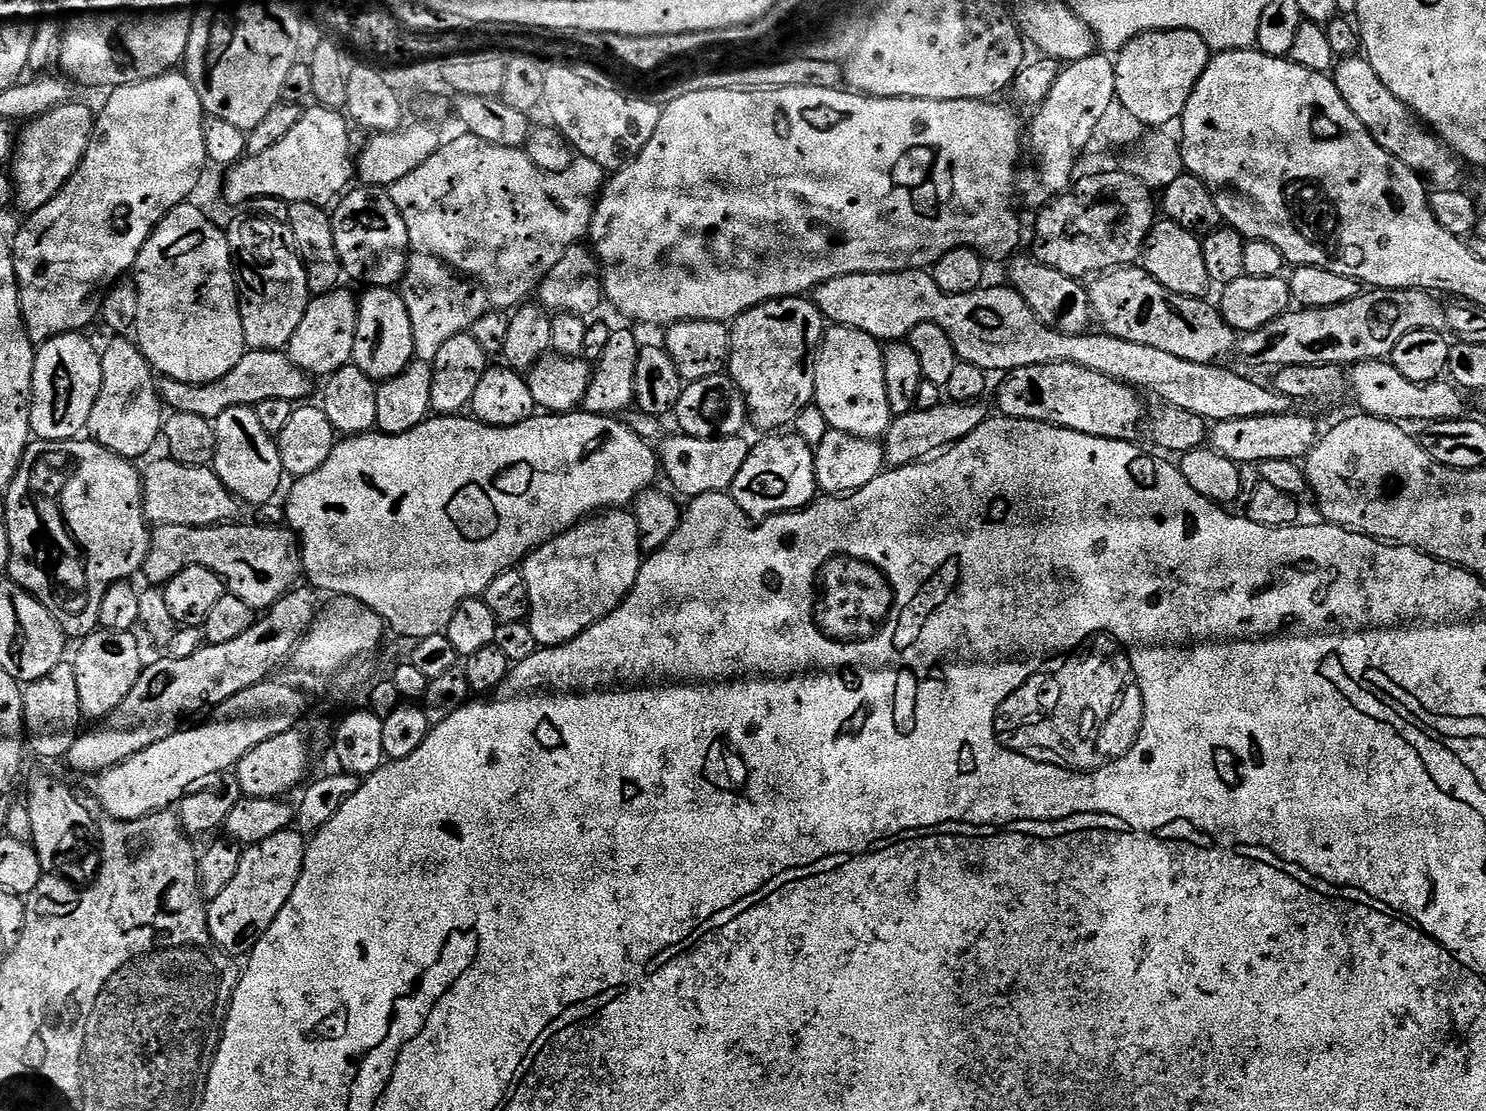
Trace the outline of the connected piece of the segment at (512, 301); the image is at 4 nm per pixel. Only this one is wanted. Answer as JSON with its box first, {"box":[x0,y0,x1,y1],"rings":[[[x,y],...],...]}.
{"box":[387,134,606,361],"rings":[[[459,134],[452,141],[441,143],[440,149],[433,156],[426,158],[418,170],[410,170],[406,178],[394,182],[387,189],[389,198],[398,206],[398,214],[402,214],[402,222],[406,222],[408,231],[408,268],[404,271],[402,295],[406,302],[406,310],[410,310],[410,326],[414,330],[415,359],[431,361],[442,350],[442,342],[454,338],[460,332],[467,332],[472,324],[478,322],[483,315],[497,310],[512,310],[523,305],[528,296],[537,291],[545,274],[554,268],[558,258],[562,258],[564,249],[571,244],[579,244],[588,236],[588,227],[592,221],[592,212],[596,208],[597,199],[606,183],[606,169],[598,166],[598,162],[590,162],[590,158],[577,155],[568,169],[561,172],[544,172],[528,156],[527,151],[518,148],[503,148],[490,142],[482,142],[482,138]]]}

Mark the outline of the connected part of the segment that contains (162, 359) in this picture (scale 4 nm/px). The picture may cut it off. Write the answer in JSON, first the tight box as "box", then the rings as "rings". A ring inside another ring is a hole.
{"box":[134,202,246,384],"rings":[[[185,202],[165,214],[138,254],[134,279],[138,290],[134,340],[160,376],[169,376],[183,384],[209,384],[238,366],[246,345],[232,251],[225,229],[219,228],[202,209],[195,208],[192,202]]]}

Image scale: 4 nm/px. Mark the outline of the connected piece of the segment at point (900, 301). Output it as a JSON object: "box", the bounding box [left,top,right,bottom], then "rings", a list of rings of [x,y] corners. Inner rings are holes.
{"box":[814,270,1294,424],"rings":[[[928,270],[863,272],[830,278],[817,284],[814,289],[814,303],[817,310],[824,315],[825,321],[841,328],[862,330],[881,342],[904,340],[914,330],[914,326],[934,322],[934,326],[942,326],[942,330],[946,330],[957,357],[963,363],[978,366],[986,374],[1007,374],[1016,368],[1039,364],[1073,364],[1086,370],[1094,370],[1094,374],[1114,378],[1141,393],[1149,392],[1160,399],[1161,405],[1178,410],[1190,410],[1190,414],[1198,414],[1198,418],[1217,424],[1238,418],[1277,416],[1289,411],[1294,404],[1293,400],[1278,394],[1271,387],[1263,388],[1258,381],[1251,380],[1232,368],[1223,368],[1223,363],[1220,362],[1186,362],[1186,358],[1174,358],[1174,354],[1166,354],[1166,350],[1157,350],[1155,346],[1142,346],[1142,342],[1126,342],[1126,338],[1114,338],[1103,330],[1066,334],[1048,328],[1011,286],[994,289],[978,287],[970,294],[946,294],[934,282],[931,271]]]}

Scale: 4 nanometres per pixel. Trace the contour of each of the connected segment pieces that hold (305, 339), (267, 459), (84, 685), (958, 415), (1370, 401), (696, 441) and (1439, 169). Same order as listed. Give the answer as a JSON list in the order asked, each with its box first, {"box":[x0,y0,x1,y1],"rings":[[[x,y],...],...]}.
[{"box":[286,286,358,378],"rings":[[[341,286],[332,292],[313,295],[308,309],[294,330],[294,338],[288,343],[286,355],[304,372],[313,378],[327,378],[340,367],[352,364],[354,338],[358,330],[358,300]]]},{"box":[210,407,286,504],"rings":[[[255,407],[231,408],[222,413],[214,422],[216,433],[216,446],[210,461],[213,472],[218,474],[218,478],[226,486],[226,490],[236,497],[237,501],[248,504],[268,504],[276,496],[276,491],[280,488],[280,483],[286,480],[286,473],[282,466],[280,457],[280,445],[258,422],[258,414]]]},{"box":[74,630,142,722],"rings":[[[97,630],[79,641],[80,649],[76,652],[74,667],[78,682],[78,702],[80,711],[96,722],[111,716],[113,710],[122,706],[126,694],[134,690],[134,682],[138,682],[142,671],[140,664],[140,644],[136,641],[137,633],[109,632]]]},{"box":[882,402,990,468],"rings":[[[980,402],[970,404],[943,403],[936,404],[933,408],[917,407],[904,416],[893,419],[882,440],[884,458],[891,467],[901,468],[907,464],[915,464],[957,444],[959,440],[966,438],[966,434],[970,434],[978,426],[982,426],[990,416],[990,412],[987,412],[982,406],[983,403]]]},{"box":[1350,360,1465,422],"rings":[[[1367,360],[1353,364],[1350,368],[1350,392],[1356,399],[1361,413],[1377,416],[1380,420],[1405,422],[1404,420],[1459,420],[1465,415],[1464,400],[1461,389],[1451,382],[1435,384],[1415,384],[1402,374],[1390,362],[1384,360]]]},{"box":[658,434,750,498],"rings":[[[683,434],[675,435],[672,437],[669,435],[658,448],[659,467],[663,475],[665,472],[669,482],[677,488],[675,491],[684,498],[711,492],[728,492],[734,478],[738,478],[738,470],[742,470],[742,462],[746,462],[750,447],[749,441],[744,441],[743,435],[723,438],[694,438]]]},{"box":[1334,55,1461,188],"rings":[[[1363,55],[1345,56],[1335,65],[1334,79],[1338,94],[1342,94],[1342,102],[1350,106],[1354,118],[1366,126],[1366,130],[1398,162],[1402,162],[1409,170],[1419,174],[1425,181],[1433,180],[1440,188],[1451,188],[1460,176],[1461,161],[1455,152],[1447,147],[1435,132],[1429,130],[1412,112],[1382,86],[1382,78],[1374,74],[1374,66]]]}]

